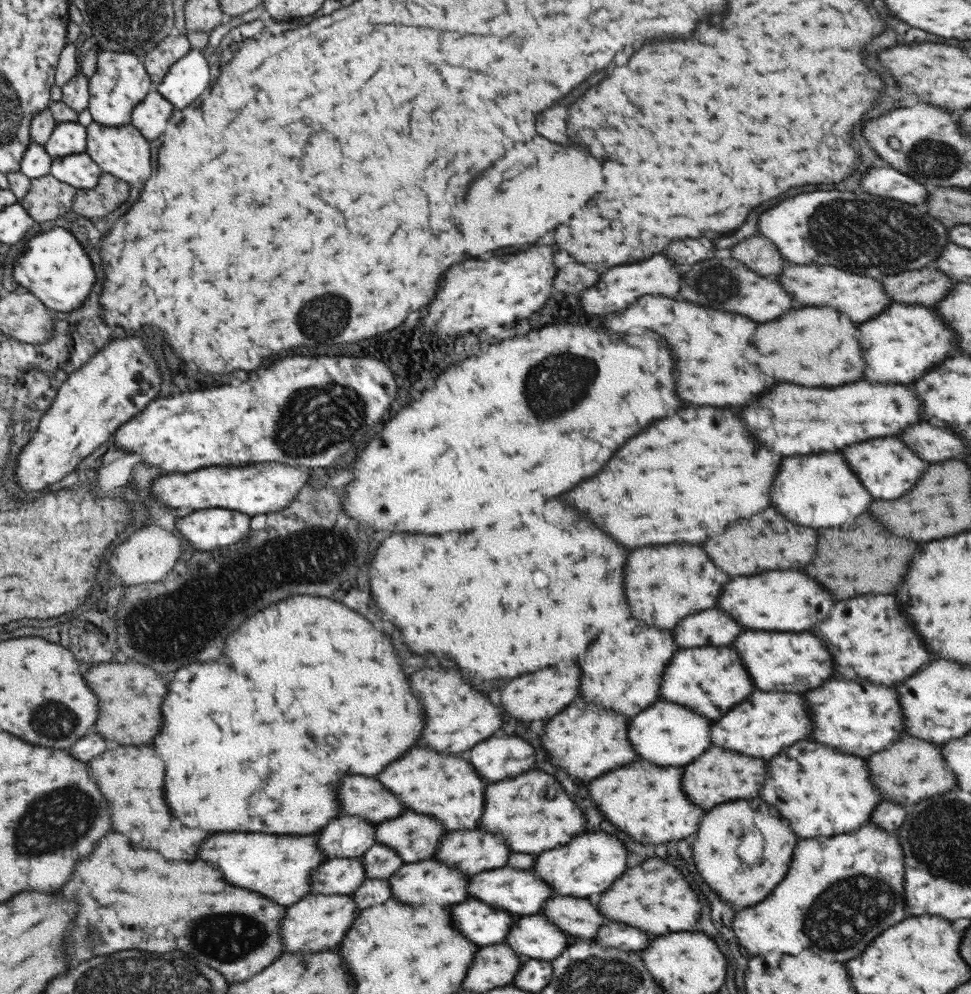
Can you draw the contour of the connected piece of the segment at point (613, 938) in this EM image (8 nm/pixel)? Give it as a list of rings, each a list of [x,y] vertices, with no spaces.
[[[612,921],[607,922],[600,928],[598,935],[592,939],[592,942],[598,943],[602,947],[640,951],[642,948],[646,948],[646,944],[650,944],[650,940],[653,940],[653,938],[656,938],[656,936],[643,932],[634,926]]]

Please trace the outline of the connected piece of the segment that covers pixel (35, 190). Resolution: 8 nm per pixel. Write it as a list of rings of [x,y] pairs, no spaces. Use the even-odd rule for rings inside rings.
[[[51,174],[30,179],[30,190],[18,202],[36,222],[48,222],[61,218],[72,209],[77,188],[60,182]]]

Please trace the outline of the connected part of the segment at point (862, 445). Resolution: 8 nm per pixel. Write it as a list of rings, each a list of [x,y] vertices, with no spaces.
[[[878,437],[858,442],[850,448],[844,448],[842,454],[850,462],[852,470],[860,476],[860,480],[868,488],[868,492],[874,498],[882,498],[882,500],[896,500],[896,498],[904,496],[910,488],[914,488],[914,484],[926,472],[928,465],[898,437]]]

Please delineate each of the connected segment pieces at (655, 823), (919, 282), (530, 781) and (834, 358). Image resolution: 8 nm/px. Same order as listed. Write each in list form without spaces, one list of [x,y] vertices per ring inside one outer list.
[[[646,760],[626,764],[618,770],[608,772],[606,776],[596,778],[590,784],[590,796],[600,806],[604,816],[616,824],[622,832],[630,834],[638,842],[660,844],[668,840],[682,840],[698,830],[700,816],[706,810],[700,810],[690,802],[682,790],[682,768],[662,768],[648,764]]]
[[[930,266],[888,276],[882,285],[894,302],[906,304],[936,304],[954,288],[950,276]]]
[[[528,772],[510,780],[489,782],[486,786],[486,810],[478,820],[482,831],[500,836],[514,853],[538,854],[568,844],[576,834],[586,832],[588,820],[580,806],[572,802],[562,784],[546,772]]]
[[[802,308],[792,310],[782,316],[782,320],[766,322],[762,324],[756,334],[752,336],[752,346],[748,350],[748,360],[756,362],[762,372],[774,376],[776,380],[786,380],[794,384],[804,386],[838,386],[838,384],[850,384],[864,376],[866,362],[862,352],[862,334],[858,330],[858,324],[854,324],[850,318],[846,318],[842,312],[834,308]]]

